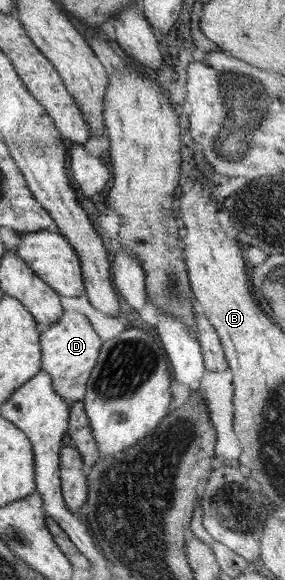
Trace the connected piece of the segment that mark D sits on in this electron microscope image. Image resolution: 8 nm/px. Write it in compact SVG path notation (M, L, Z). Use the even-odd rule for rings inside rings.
M63 310L62 316L56 320L56 323L41 328L42 370L52 376L54 390L64 398L68 406L85 398L87 381L98 361L102 345L102 339L92 328L88 318L75 311Z

